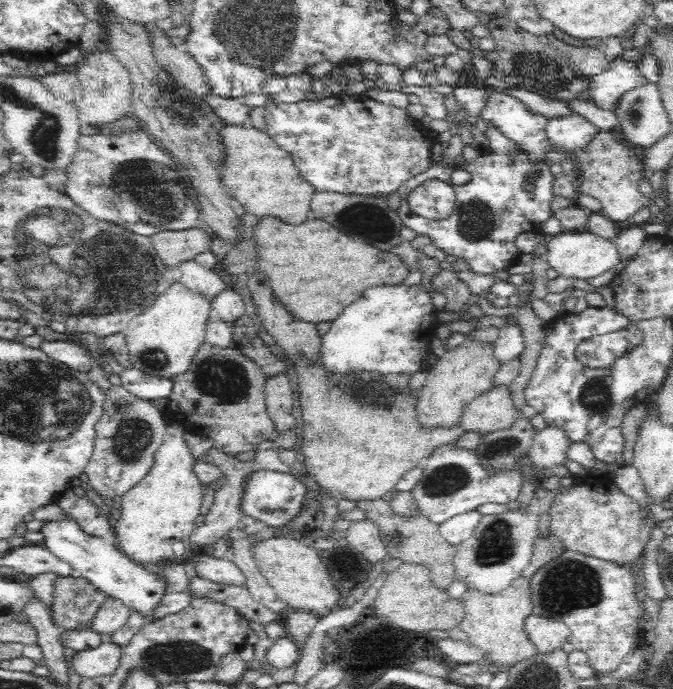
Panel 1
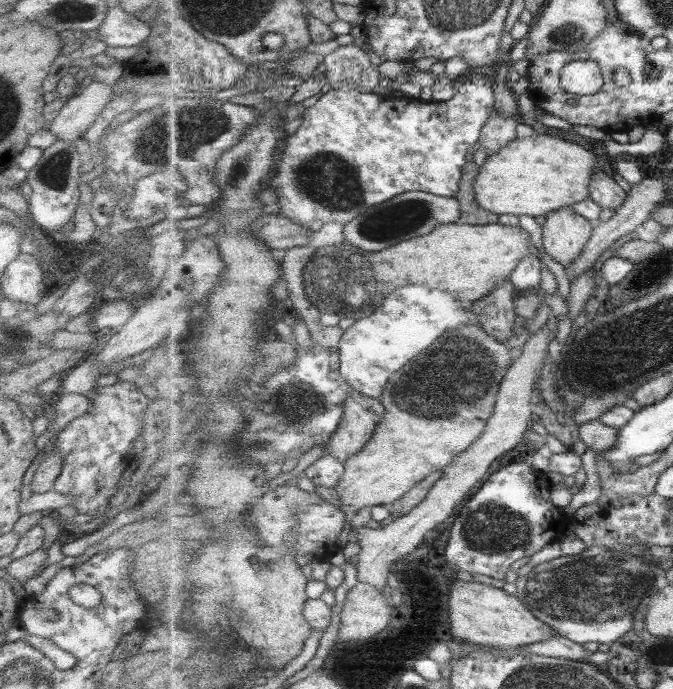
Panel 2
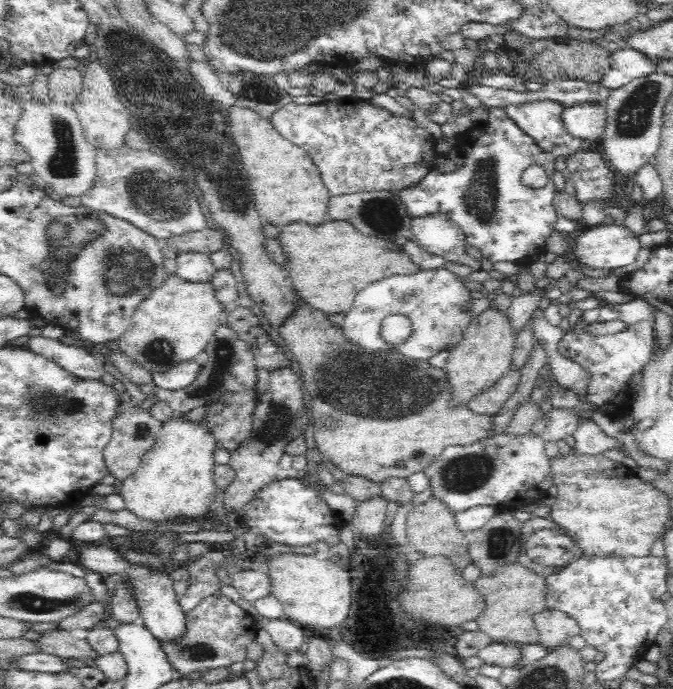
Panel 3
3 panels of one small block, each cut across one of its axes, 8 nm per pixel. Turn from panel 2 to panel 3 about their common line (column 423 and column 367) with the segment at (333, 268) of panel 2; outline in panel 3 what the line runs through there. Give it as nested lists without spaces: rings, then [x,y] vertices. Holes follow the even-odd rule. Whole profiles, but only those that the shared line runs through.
[[[329,221],[323,225],[298,222],[281,226],[280,229],[277,238],[288,260],[284,269],[288,271],[292,288],[308,307],[327,316],[335,312],[346,314],[352,308],[356,293],[376,280],[419,271],[410,255],[395,242],[360,234],[348,222]]]

